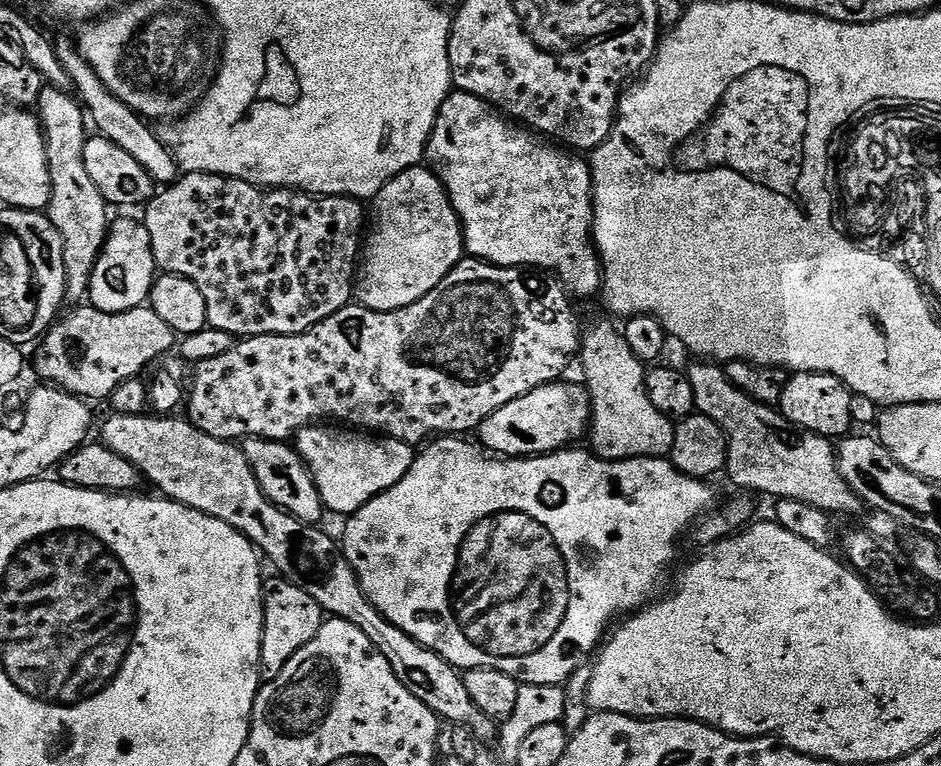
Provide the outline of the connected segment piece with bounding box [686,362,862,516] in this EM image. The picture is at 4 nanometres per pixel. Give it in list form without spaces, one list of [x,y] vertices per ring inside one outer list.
[[[696,362],[692,369],[687,369],[686,375],[694,386],[696,412],[701,416],[713,417],[724,429],[724,436],[728,440],[726,476],[737,484],[737,489],[753,494],[765,492],[768,496],[774,496],[777,501],[793,499],[794,502],[804,502],[807,506],[816,507],[829,514],[845,512],[846,515],[852,516],[862,508],[860,497],[854,494],[854,490],[850,490],[850,486],[846,486],[846,478],[842,478],[838,470],[836,449],[829,437],[815,436],[813,432],[804,432],[802,435],[801,429],[794,427],[773,405],[758,402],[738,390],[728,380],[728,375],[719,363]]]

